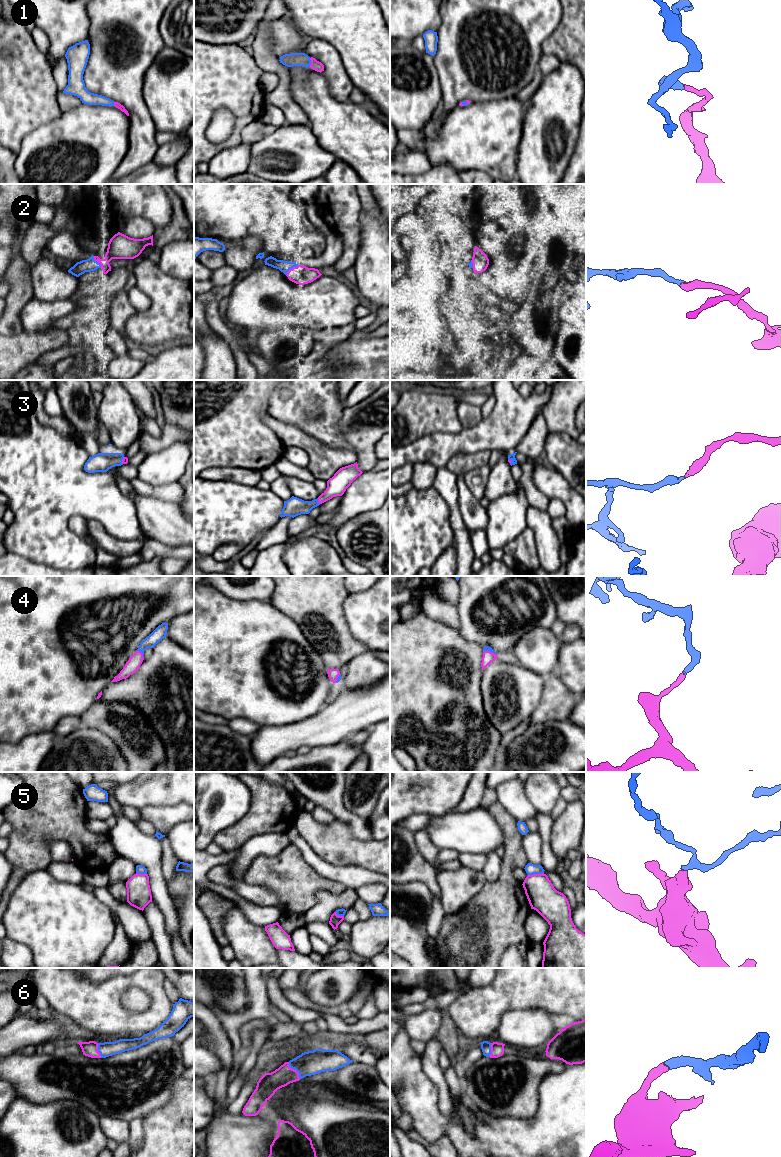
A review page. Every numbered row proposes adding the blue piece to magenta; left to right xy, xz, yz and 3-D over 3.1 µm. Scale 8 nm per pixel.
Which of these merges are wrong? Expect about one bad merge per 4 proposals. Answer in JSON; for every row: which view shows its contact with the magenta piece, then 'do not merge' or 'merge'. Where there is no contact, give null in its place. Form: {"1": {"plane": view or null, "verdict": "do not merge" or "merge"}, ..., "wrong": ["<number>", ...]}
{"1": {"plane": "xz", "verdict": "merge"}, "2": {"plane": "xz", "verdict": "merge"}, "3": {"plane": "xz", "verdict": "merge"}, "4": {"plane": "xy", "verdict": "merge"}, "5": {"plane": "yz", "verdict": "do not merge"}, "6": {"plane": "xz", "verdict": "merge"}, "wrong": ["5"]}

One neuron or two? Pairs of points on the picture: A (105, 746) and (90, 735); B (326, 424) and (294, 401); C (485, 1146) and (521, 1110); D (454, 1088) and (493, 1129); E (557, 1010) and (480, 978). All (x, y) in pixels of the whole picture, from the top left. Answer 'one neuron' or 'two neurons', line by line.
A: one neuron
B: one neuron
C: two neurons
D: two neurons
E: two neurons

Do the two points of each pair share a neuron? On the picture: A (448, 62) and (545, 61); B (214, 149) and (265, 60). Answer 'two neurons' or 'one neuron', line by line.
A: two neurons
B: two neurons

